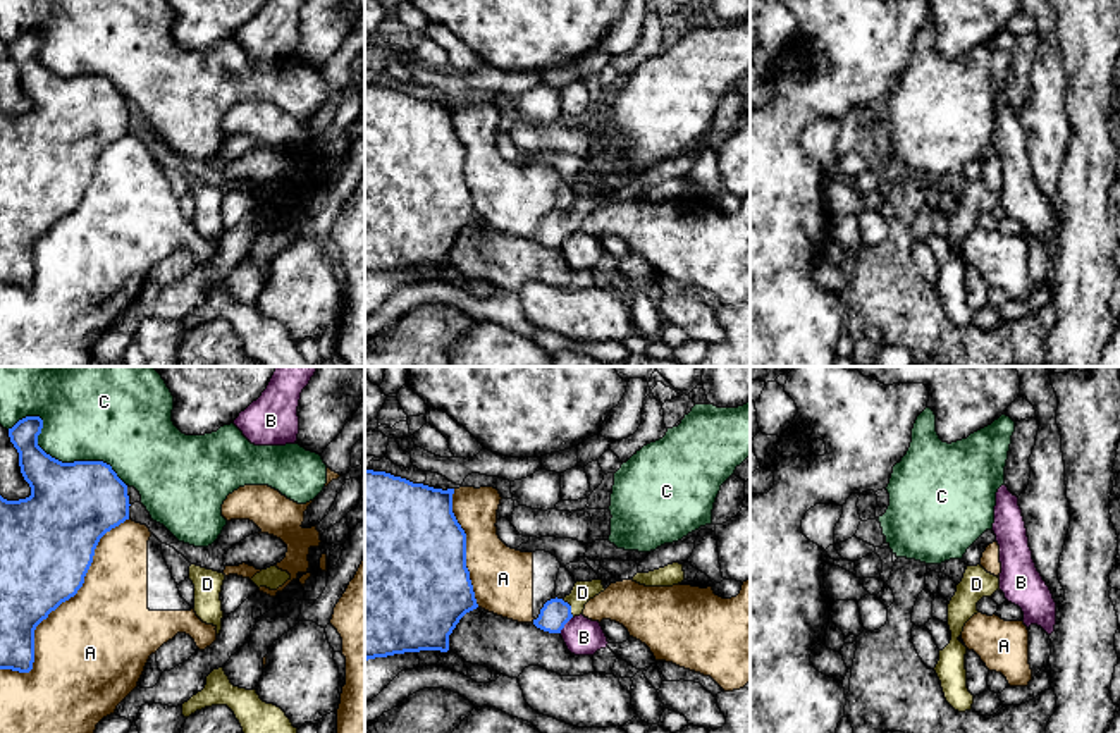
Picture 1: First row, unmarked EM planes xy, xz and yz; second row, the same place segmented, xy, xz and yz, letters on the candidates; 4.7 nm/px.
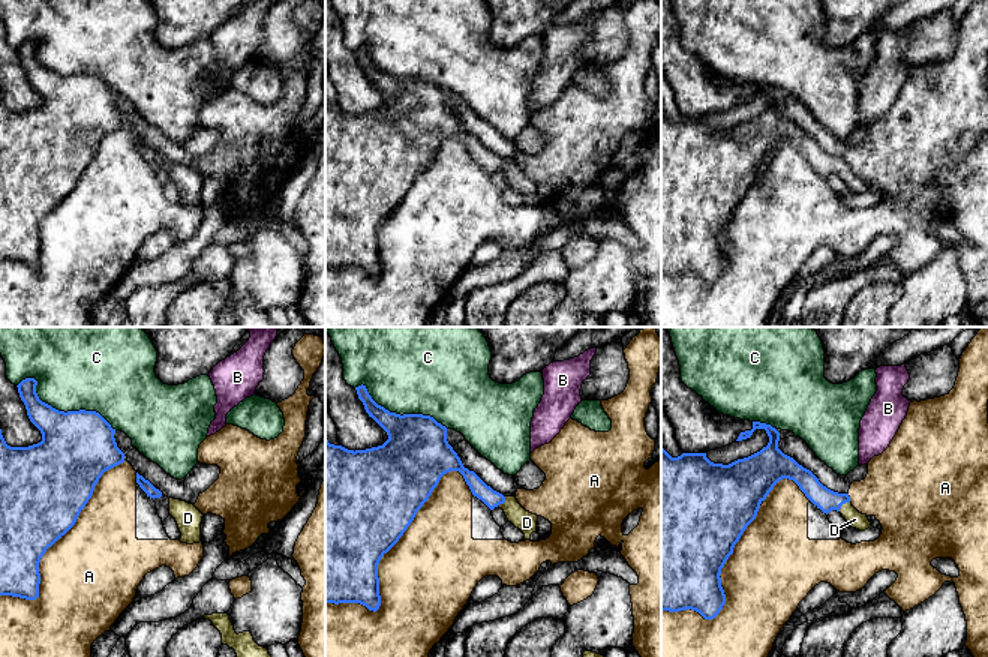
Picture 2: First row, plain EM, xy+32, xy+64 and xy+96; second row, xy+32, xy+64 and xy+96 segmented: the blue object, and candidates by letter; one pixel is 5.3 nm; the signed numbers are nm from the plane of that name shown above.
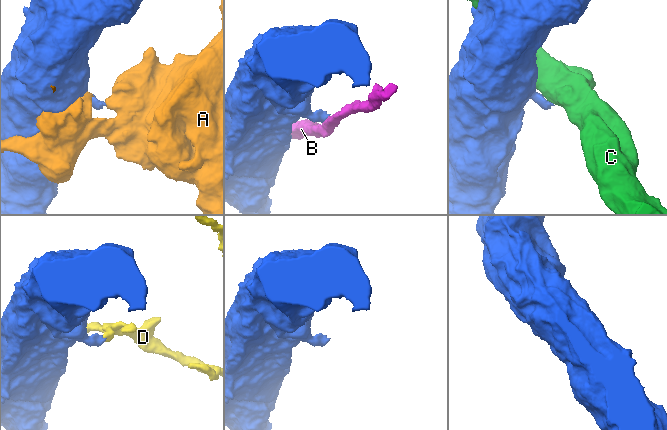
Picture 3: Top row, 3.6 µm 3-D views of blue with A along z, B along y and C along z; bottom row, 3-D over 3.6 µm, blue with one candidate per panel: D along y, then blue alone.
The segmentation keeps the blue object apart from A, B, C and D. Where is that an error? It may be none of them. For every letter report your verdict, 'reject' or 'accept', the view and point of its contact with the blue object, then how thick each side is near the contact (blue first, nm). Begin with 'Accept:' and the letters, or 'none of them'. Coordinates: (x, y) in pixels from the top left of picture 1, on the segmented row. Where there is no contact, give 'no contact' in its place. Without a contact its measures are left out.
Accept: D
A: reject; meets blue in xy at (61, 603); 420 nm thick on the blue side, 480 nm on the other
B: reject; meets blue in xz at (565, 623); 140 nm thick on the blue side, 180 nm on the other
C: reject; meets blue in xy at (54, 458); 400 nm thick on the blue side, 420 nm on the other
D: accept; meets blue in xz at (570, 608); 140 nm thick on the blue side, 100 nm on the other

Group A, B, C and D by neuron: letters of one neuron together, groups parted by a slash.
A / B / C / D

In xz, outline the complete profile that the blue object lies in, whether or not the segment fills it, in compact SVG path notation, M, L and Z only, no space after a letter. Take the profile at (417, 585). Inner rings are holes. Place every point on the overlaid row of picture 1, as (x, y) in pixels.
M365 470L365 661L420 650L447 652L449 635L459 619L478 607L470 571L466 568L466 533L452 513L452 494L454 489L434 489L385 471Z

